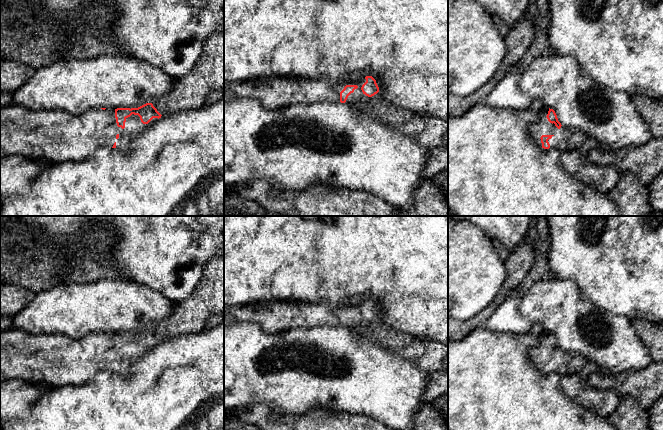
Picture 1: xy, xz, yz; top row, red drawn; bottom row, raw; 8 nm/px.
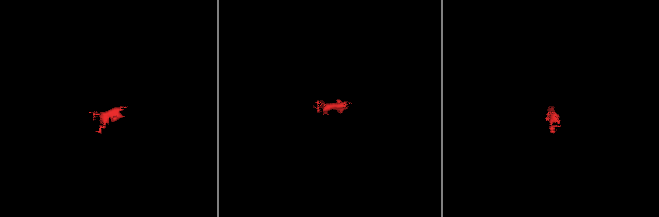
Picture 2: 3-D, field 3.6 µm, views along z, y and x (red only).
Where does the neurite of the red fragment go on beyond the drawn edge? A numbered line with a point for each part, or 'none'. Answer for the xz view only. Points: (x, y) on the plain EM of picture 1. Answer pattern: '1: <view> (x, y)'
1: xz (275, 316)

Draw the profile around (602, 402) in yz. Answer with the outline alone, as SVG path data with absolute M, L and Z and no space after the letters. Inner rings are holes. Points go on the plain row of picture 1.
M578 374L562 376L559 384L570 399L601 417L608 418L619 404L616 391L596 389Z

